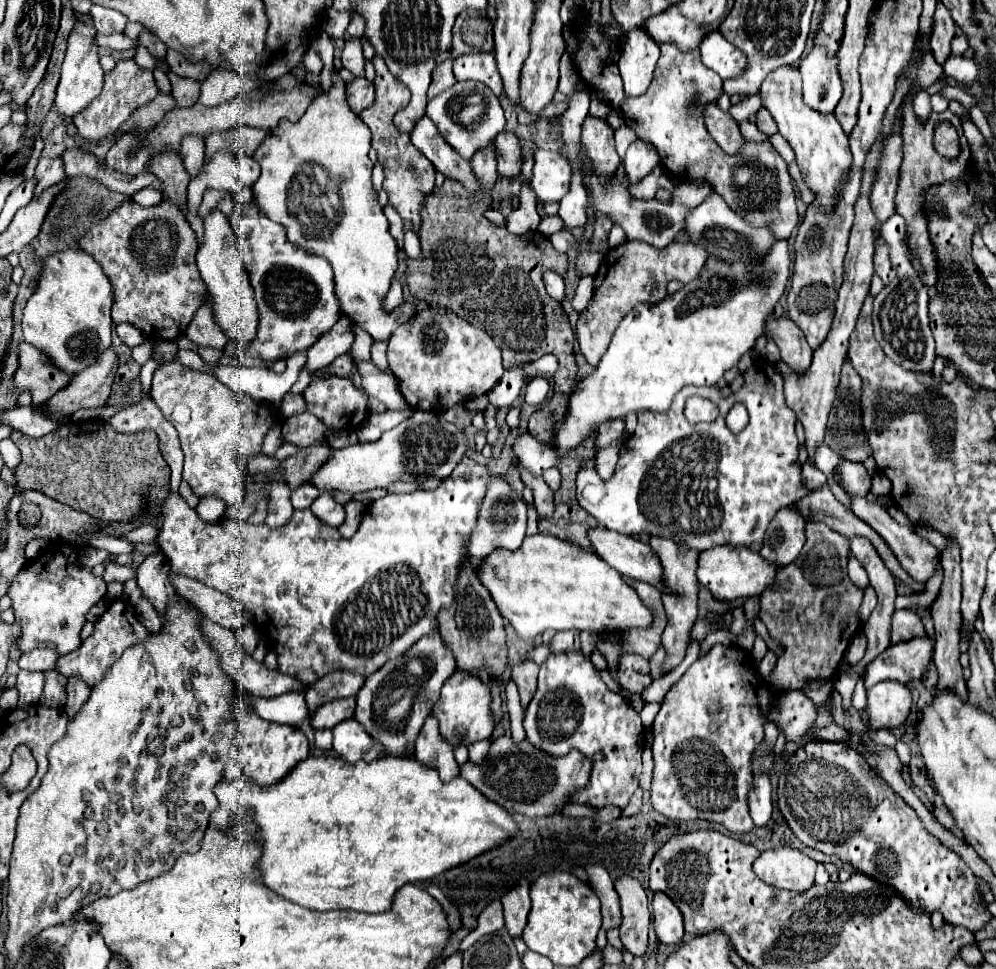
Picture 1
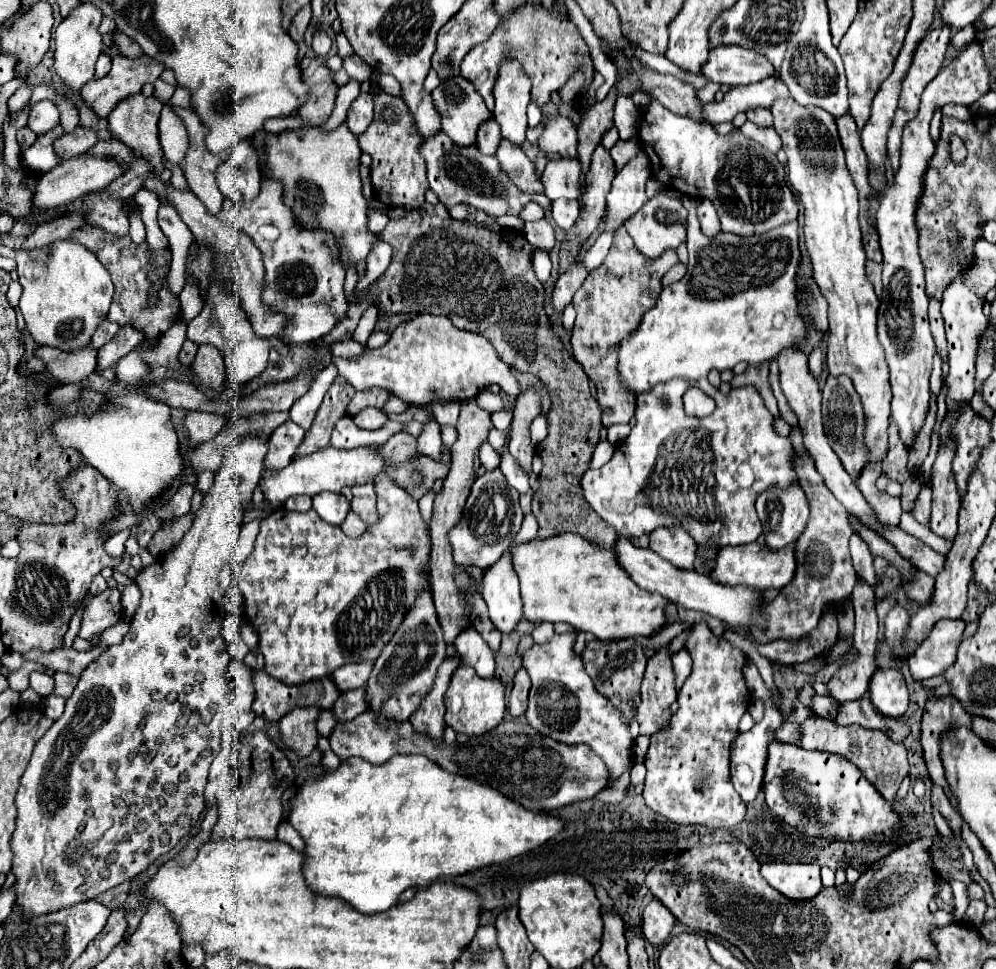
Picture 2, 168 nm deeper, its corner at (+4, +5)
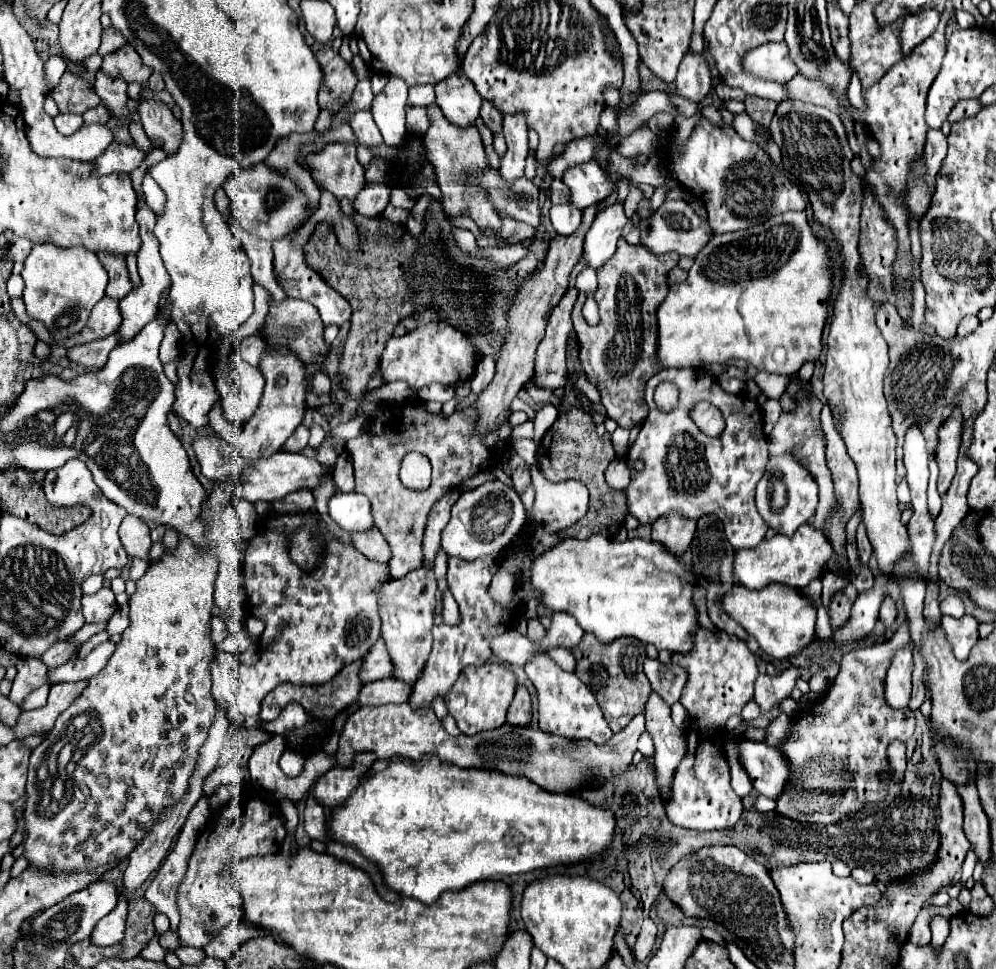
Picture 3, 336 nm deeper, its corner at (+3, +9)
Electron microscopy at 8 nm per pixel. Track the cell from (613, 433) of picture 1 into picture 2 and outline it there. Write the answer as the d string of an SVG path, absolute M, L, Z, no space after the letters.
M620 227L604 263L588 275L588 279L572 299L578 313L572 333L572 355L596 385L596 397L602 407L604 427L610 427L614 423L630 423L634 415L636 397L628 395L628 391L620 387L616 375L616 347L620 339L628 335L628 331L634 331L634 327L638 327L640 315L644 315L644 311L648 311L656 303L662 289L662 275L678 263L680 259L673 249L665 250L656 259L644 257L626 235L626 229Z

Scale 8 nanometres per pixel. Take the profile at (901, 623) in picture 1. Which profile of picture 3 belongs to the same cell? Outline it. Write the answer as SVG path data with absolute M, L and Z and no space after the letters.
M885 595L885 599L881 601L881 609L879 609L879 621L883 621L885 627L891 627L895 617L897 617L895 603L893 603L893 599L889 595Z

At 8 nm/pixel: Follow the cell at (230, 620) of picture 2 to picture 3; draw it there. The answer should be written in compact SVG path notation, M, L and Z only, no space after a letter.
M213 617L211 623L209 623L209 627L211 627L211 641L213 641L215 645L219 645L219 643L227 637L227 627L225 627L223 619Z

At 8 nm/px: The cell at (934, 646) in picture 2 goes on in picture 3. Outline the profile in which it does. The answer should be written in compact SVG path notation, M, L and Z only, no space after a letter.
M965 615L961 619L943 617L941 627L945 629L945 635L953 647L953 653L957 653L957 659L965 661L969 657L971 647L979 639L979 621L971 615Z

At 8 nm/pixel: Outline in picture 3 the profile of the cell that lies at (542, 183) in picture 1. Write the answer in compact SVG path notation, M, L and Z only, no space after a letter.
M587 161L567 169L563 183L571 189L571 201L581 211L605 201L615 191L615 183L607 179L597 161Z

